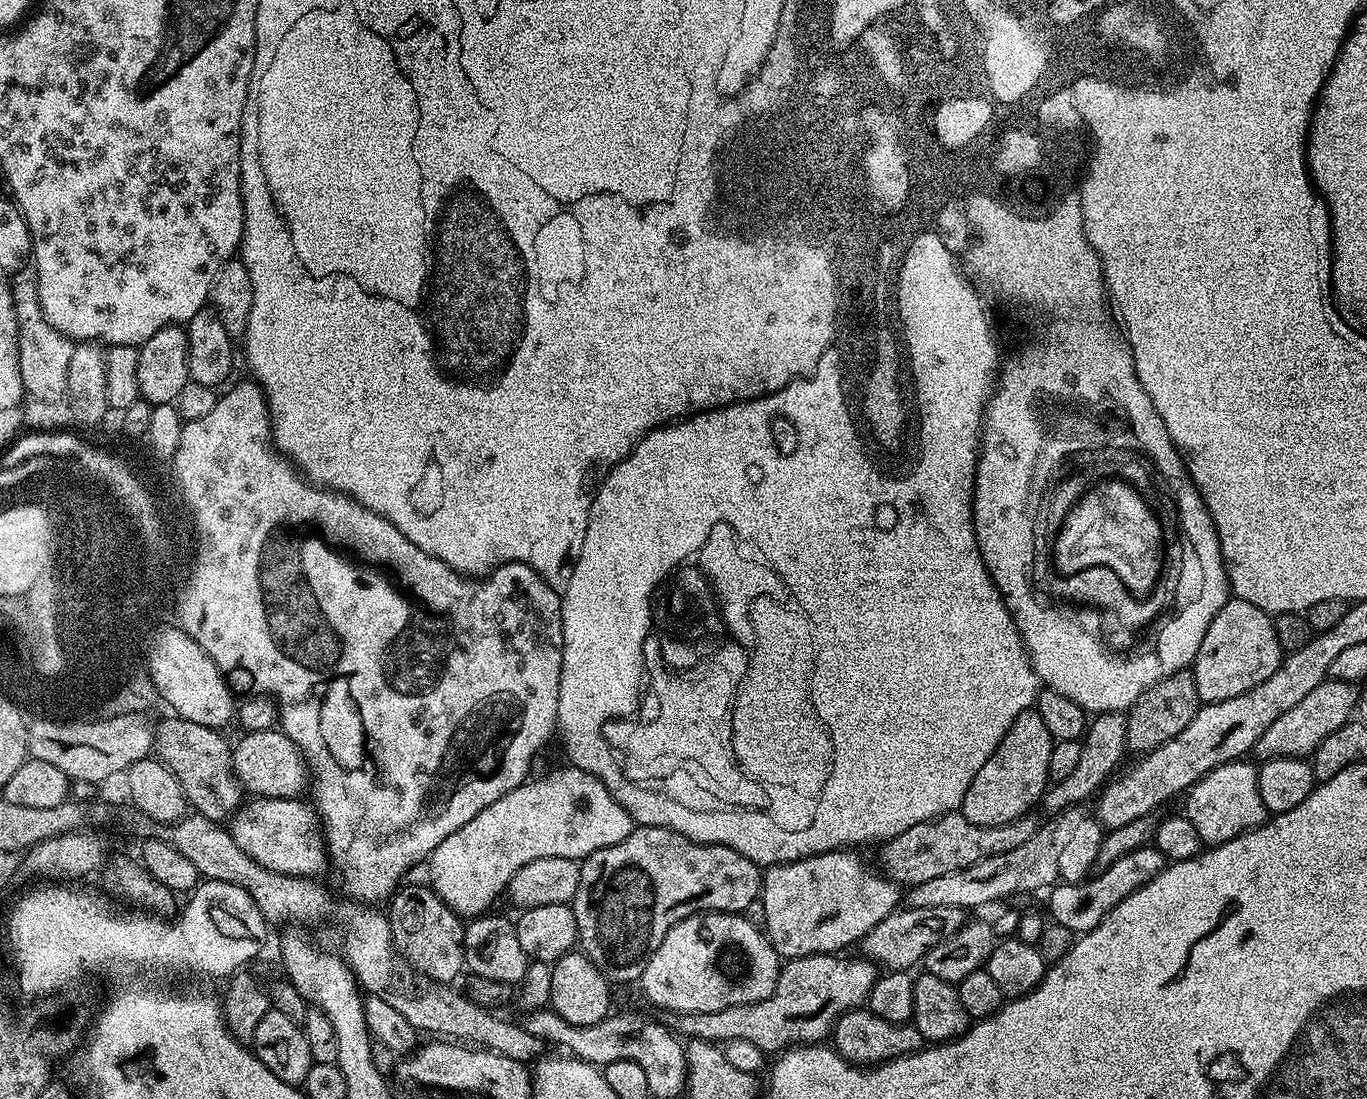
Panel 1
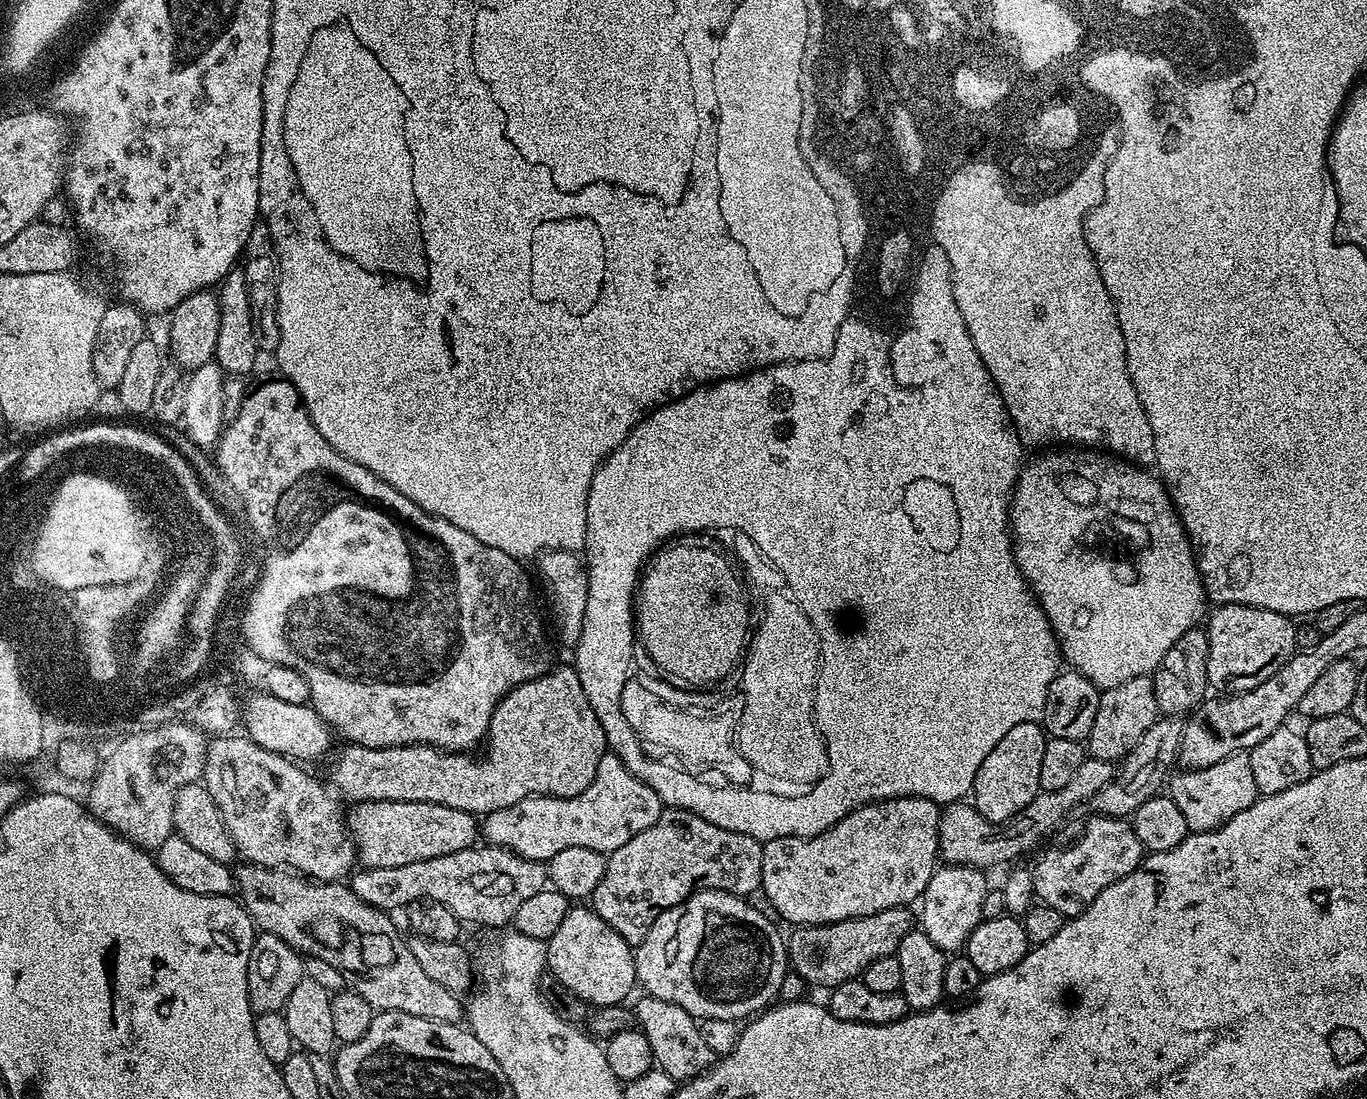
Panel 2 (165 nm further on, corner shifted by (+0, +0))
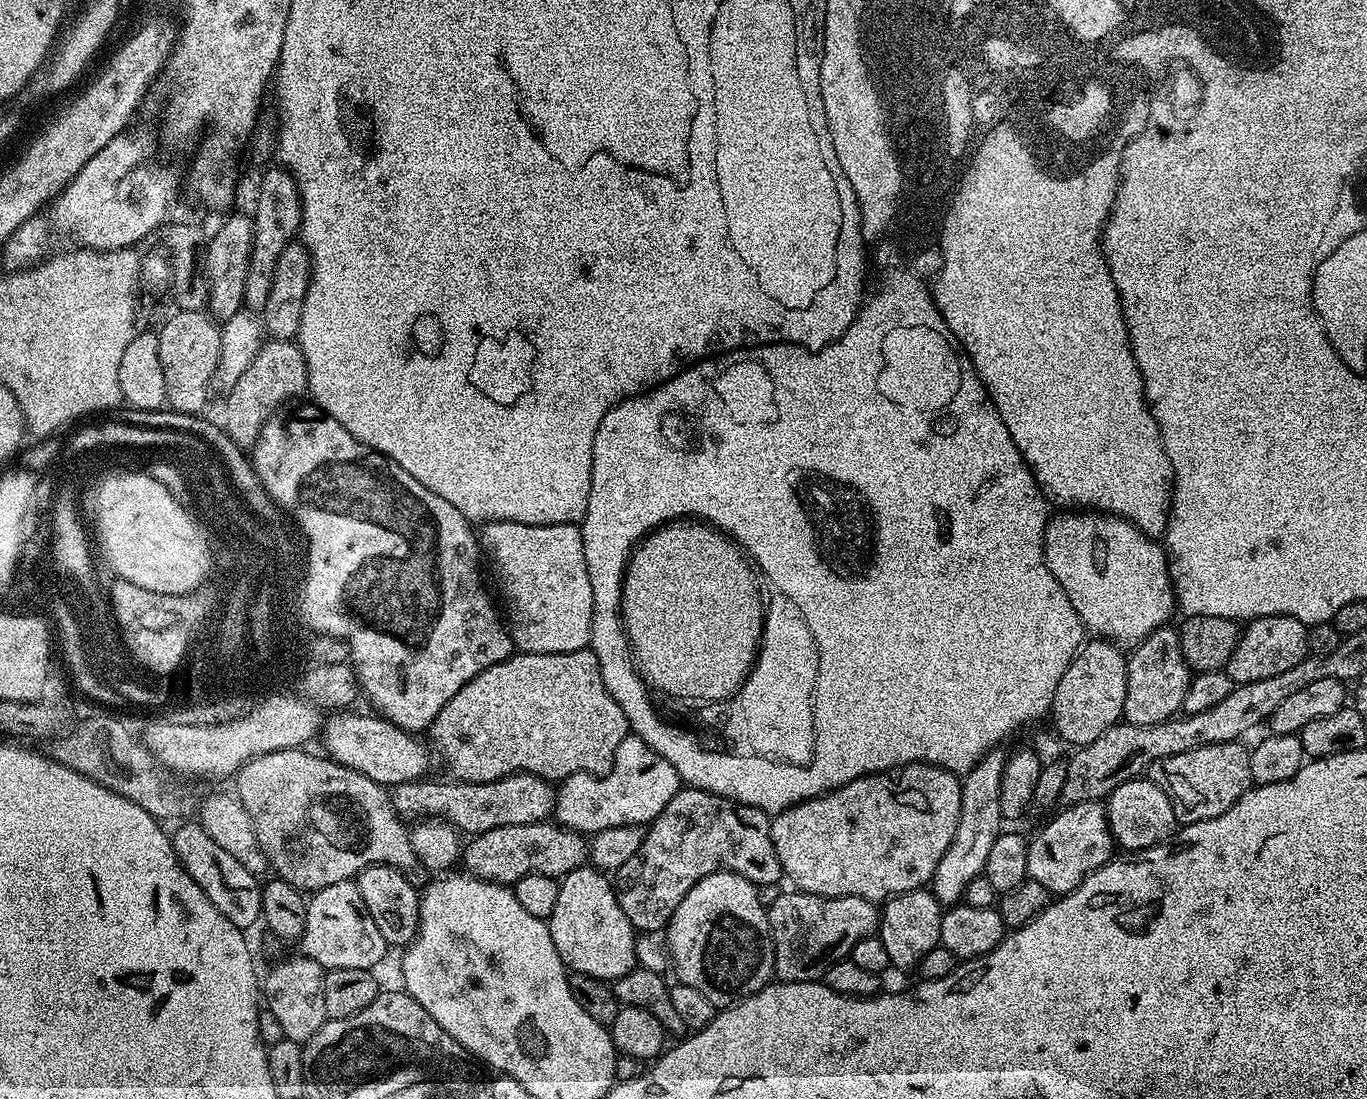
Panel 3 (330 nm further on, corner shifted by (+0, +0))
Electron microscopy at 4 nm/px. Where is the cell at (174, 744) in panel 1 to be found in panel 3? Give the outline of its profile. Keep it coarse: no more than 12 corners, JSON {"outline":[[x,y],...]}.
{"outline":[[283,748],[235,795],[271,871],[311,894],[413,867],[385,785]]}

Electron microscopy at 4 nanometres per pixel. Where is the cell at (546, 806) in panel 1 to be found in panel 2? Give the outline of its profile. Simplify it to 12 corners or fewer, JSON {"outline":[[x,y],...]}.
{"outline":[[611,750],[582,794],[531,796],[483,817],[482,836],[547,862],[610,854],[662,805]]}

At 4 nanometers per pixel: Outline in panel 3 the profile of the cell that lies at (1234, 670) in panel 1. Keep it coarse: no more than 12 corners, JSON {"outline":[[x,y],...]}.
{"outline":[[1247,621],[1226,665],[1233,685],[1262,682],[1309,655],[1309,625]]}

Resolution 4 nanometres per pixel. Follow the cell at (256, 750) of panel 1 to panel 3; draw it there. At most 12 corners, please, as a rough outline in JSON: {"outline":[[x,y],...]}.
{"outline":[[591,647],[517,651],[430,725],[454,780],[605,776],[626,714]]}

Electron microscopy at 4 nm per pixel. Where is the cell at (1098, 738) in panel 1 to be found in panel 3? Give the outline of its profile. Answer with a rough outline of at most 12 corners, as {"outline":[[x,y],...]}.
{"outline":[[1154,630],[1127,657],[1123,719],[1183,709],[1193,673],[1179,631]]}

